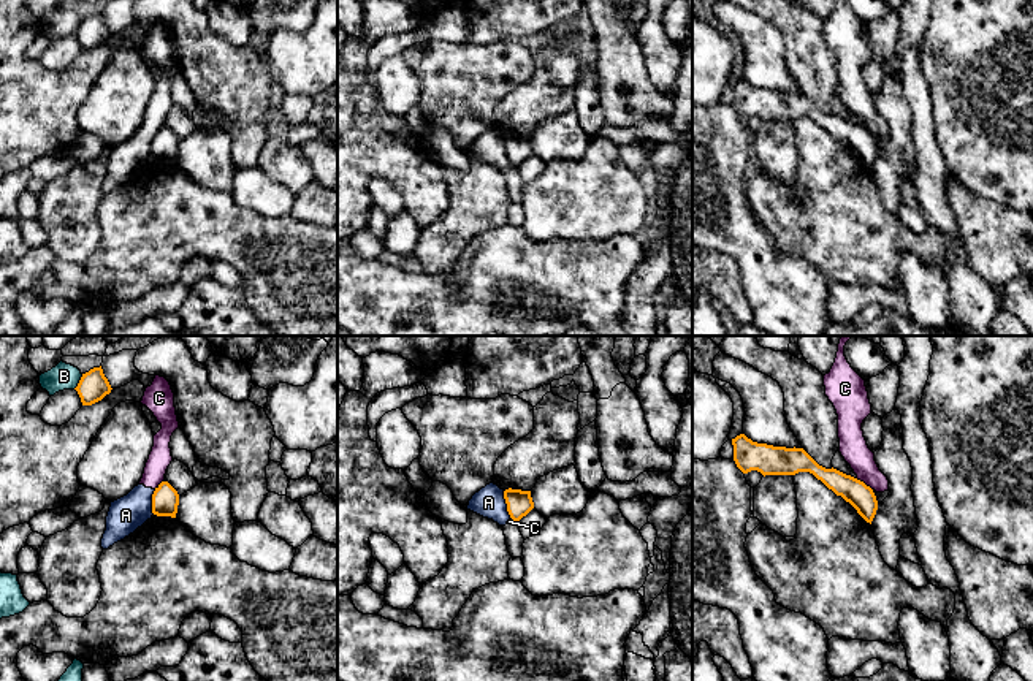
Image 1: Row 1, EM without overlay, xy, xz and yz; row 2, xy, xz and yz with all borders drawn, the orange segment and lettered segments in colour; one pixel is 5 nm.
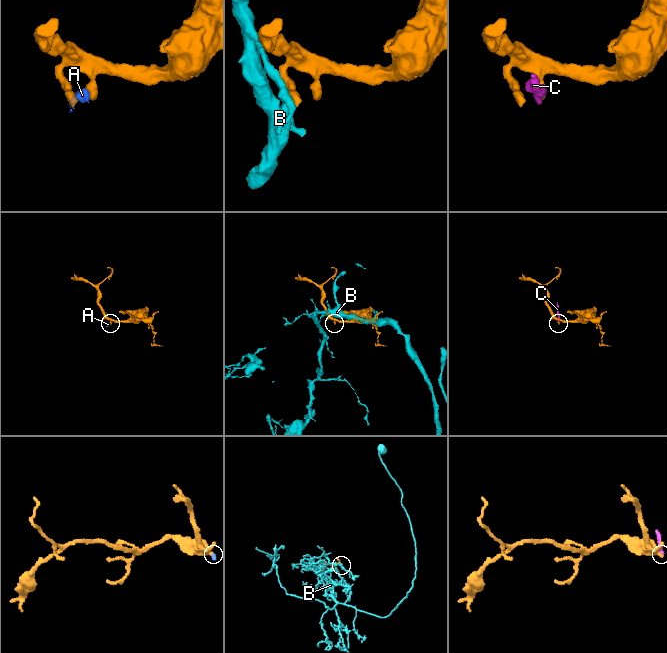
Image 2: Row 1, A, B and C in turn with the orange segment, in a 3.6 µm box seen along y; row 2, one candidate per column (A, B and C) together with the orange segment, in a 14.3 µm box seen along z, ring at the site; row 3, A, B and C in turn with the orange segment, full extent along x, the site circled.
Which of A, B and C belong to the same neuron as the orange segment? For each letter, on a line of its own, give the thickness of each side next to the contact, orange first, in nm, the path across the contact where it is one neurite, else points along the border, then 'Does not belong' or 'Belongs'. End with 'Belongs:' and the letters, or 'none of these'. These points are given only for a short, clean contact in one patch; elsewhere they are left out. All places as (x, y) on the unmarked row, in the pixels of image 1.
A: Thickness 130 nm (orange) against 160 nm. Boundary: xz (503, 136), (506, 155), (512, 163). Does not belong
B: Thickness 150 nm (orange) against 130 nm. Boundary: xy (83, 19), (73, 34). Does not belong
C: Thickness 130 nm (orange) against 140 nm. Boundary: yz (856, 124), (872, 135). Does not belong
Belongs: none of these

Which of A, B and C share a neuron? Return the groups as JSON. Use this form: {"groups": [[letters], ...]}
{"groups": [["A", "C"], ["B"]]}

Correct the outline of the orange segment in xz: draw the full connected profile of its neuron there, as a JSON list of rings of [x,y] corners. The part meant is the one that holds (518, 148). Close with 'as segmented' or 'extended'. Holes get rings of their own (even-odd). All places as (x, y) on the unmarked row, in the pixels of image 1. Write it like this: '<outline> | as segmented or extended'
[[[509,133],[504,136],[504,144],[507,149],[507,157],[513,166],[520,166],[534,154],[531,136]]] | as segmented

